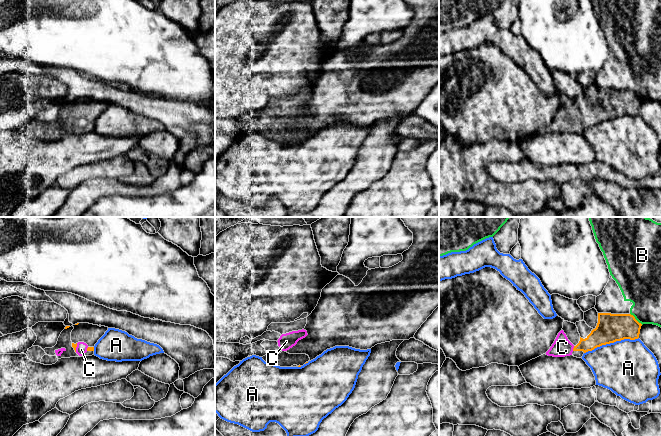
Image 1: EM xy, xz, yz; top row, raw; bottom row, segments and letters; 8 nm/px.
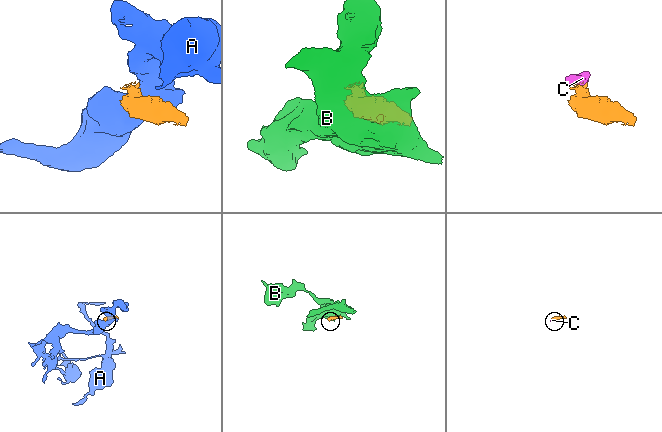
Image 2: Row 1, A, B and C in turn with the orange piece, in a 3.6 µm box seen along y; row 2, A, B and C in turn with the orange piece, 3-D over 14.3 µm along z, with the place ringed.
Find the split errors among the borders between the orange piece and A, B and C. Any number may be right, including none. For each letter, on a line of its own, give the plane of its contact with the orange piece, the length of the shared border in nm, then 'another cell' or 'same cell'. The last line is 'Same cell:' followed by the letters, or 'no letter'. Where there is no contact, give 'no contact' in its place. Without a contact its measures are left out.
A: meets orange in yz; contact 460 nm long; another cell
B: meets orange in yz; contact 140 nm long; another cell
C: meets orange in yz; contact 40 nm long; same cell
Same cell: C

